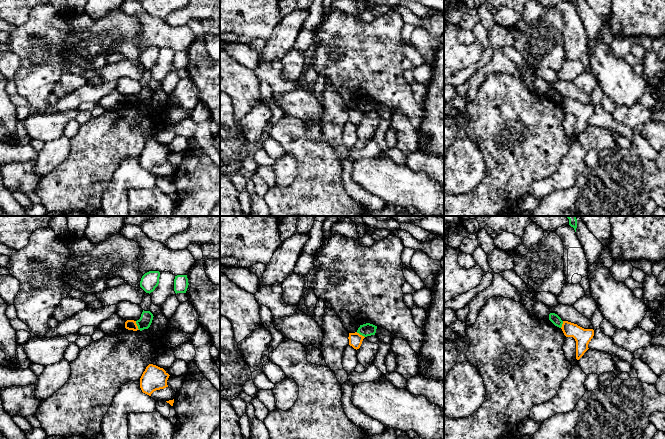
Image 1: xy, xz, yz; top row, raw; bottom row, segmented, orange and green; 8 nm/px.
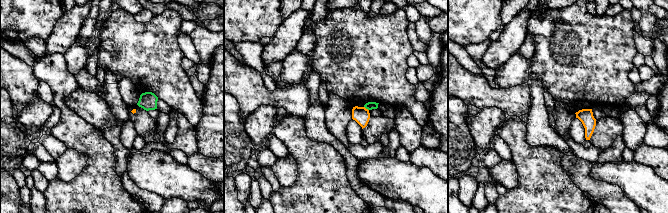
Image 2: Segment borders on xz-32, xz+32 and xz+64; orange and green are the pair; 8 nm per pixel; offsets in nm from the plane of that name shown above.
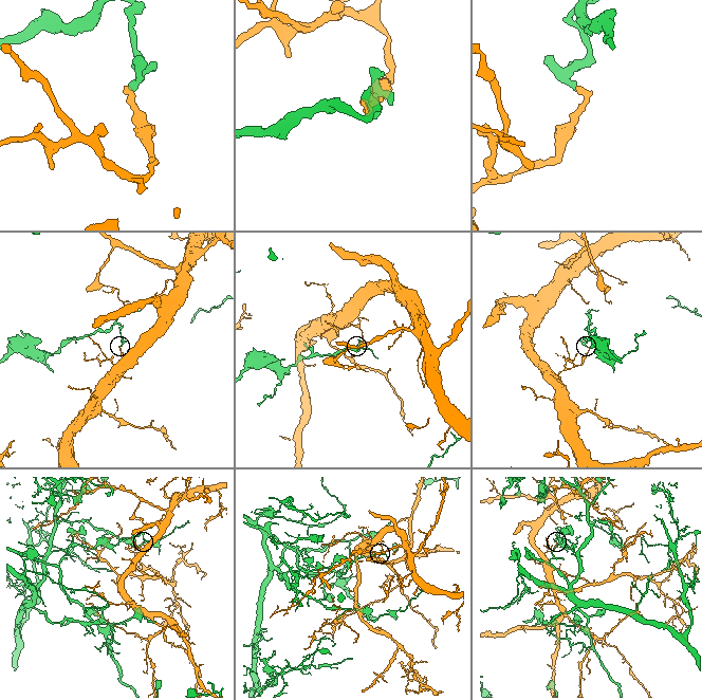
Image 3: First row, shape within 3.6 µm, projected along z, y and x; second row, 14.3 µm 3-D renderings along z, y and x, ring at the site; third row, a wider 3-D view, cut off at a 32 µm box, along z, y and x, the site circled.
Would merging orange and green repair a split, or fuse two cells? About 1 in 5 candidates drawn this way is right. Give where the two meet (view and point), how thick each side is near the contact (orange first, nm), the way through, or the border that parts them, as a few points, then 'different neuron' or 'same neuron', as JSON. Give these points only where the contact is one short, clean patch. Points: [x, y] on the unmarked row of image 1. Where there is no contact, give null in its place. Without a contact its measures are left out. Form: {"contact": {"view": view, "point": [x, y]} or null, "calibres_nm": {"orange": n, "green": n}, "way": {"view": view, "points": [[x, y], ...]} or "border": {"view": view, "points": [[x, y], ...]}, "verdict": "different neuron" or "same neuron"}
{"contact": {"view": "xy", "point": [136, 101]}, "calibres_nm": {"orange": 80, "green": 100}, "border": {"view": "xy", "points": [[135, 97], [139, 105]]}, "verdict": "different neuron"}

